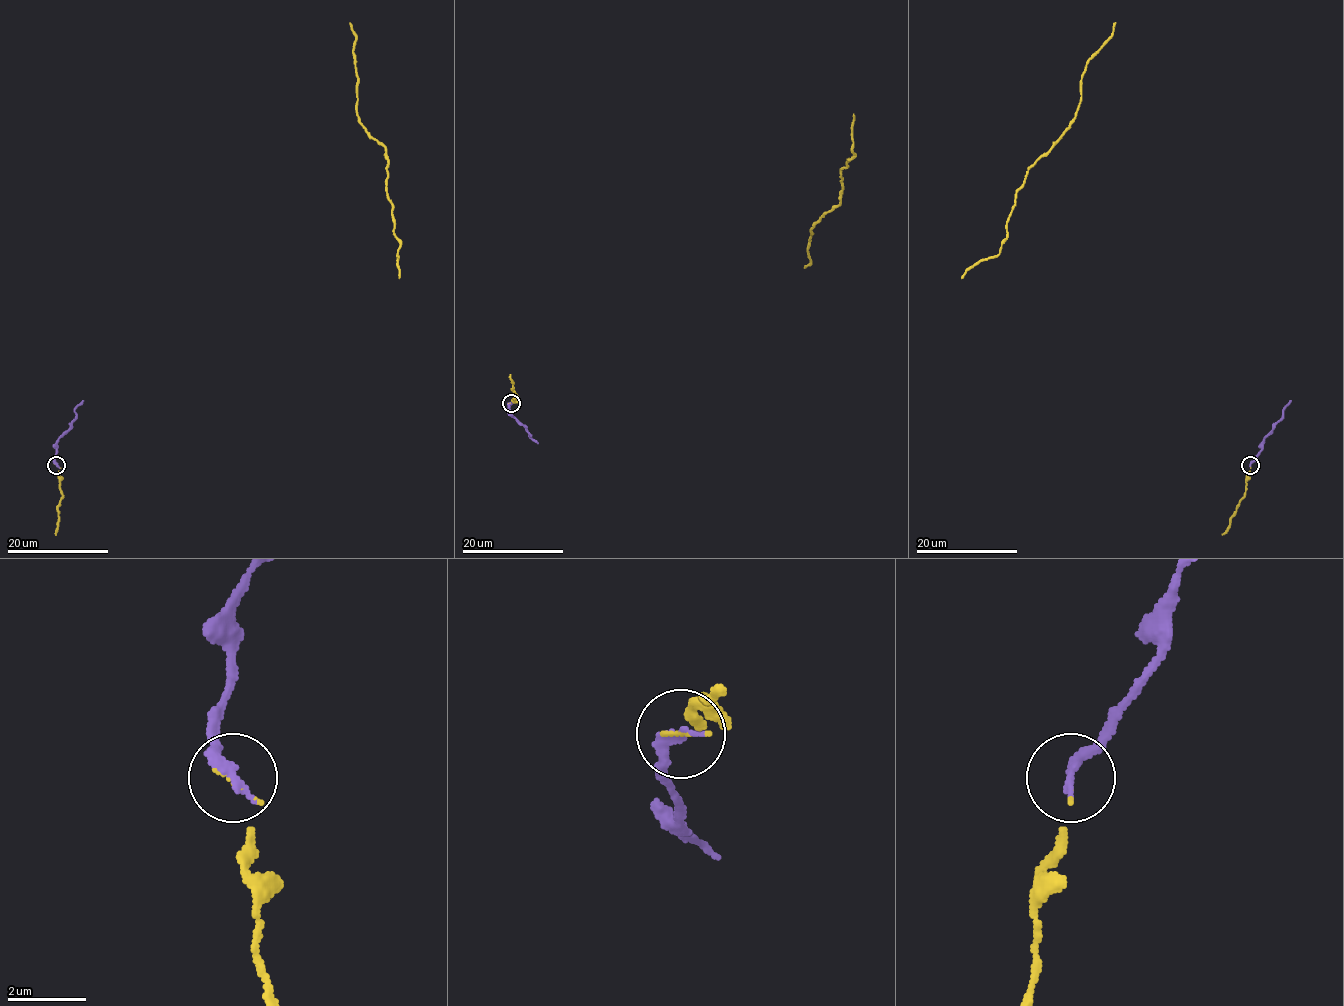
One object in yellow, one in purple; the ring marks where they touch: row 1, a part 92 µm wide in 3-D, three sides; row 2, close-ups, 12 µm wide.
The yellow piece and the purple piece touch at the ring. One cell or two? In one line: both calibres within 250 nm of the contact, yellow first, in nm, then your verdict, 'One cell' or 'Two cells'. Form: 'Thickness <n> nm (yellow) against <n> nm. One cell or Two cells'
Thickness 70 nm (yellow) against 320 nm. One cell

